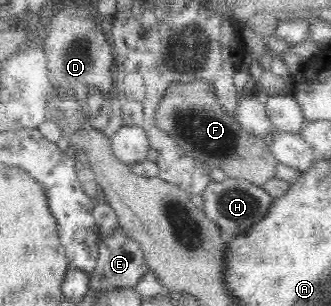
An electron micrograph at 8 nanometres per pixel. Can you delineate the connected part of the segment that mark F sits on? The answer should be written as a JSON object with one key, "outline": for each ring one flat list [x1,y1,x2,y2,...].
{"outline":[[203,80,173,83,166,90,155,118,157,126,170,136,185,153,211,167,224,170,229,178,243,179,263,186,275,176,277,160,261,137,241,127,241,123,221,107,216,87]]}

